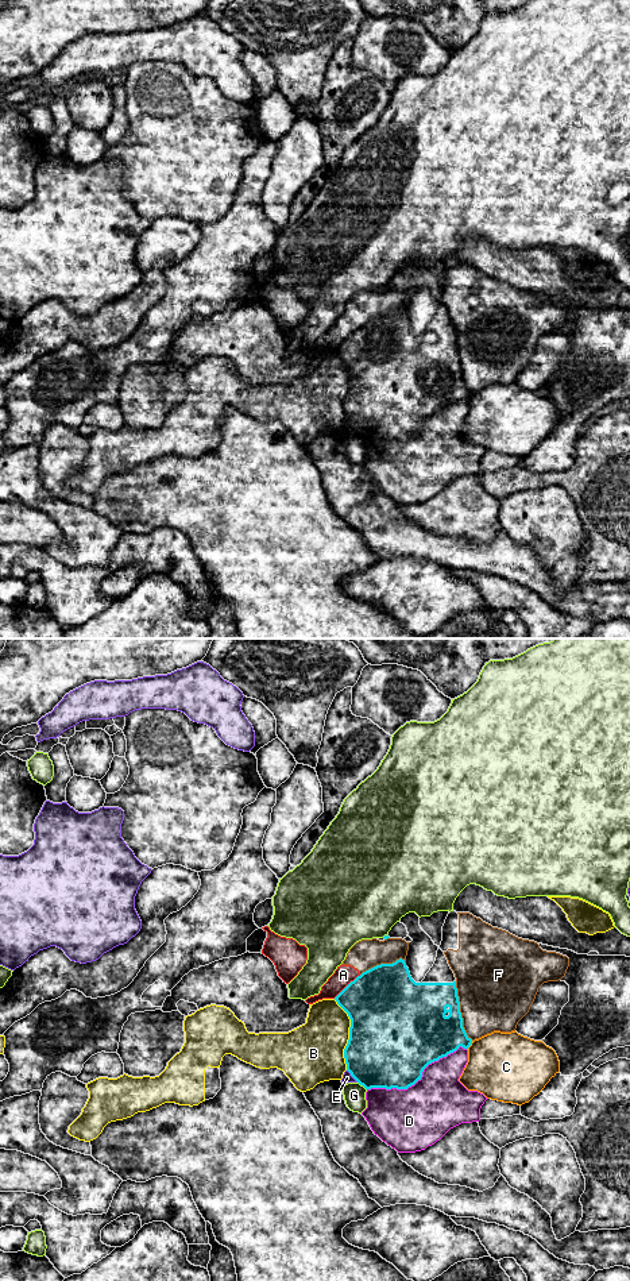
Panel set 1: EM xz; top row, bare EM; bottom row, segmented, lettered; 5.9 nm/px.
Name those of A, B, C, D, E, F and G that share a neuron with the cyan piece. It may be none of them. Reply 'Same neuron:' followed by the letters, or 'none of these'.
Same neuron: none of these

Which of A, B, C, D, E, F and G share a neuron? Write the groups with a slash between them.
A F / B / C / D / E / G

